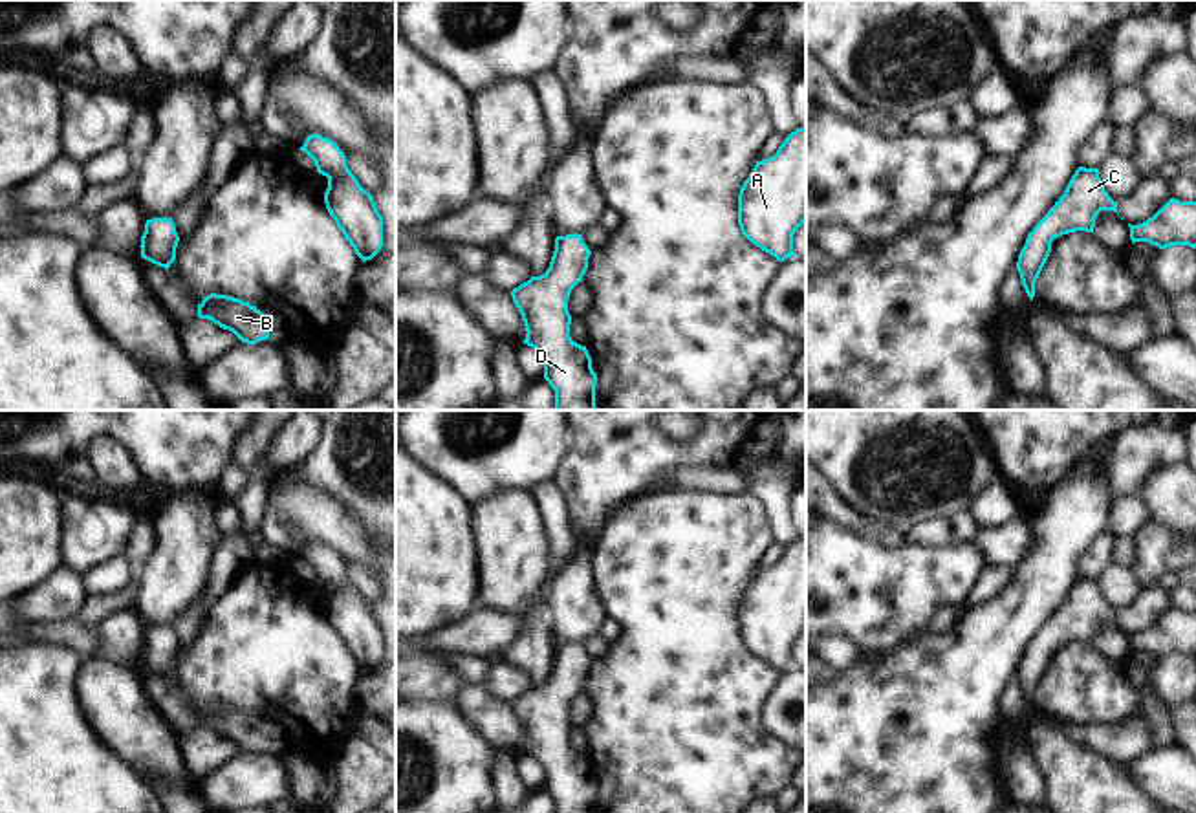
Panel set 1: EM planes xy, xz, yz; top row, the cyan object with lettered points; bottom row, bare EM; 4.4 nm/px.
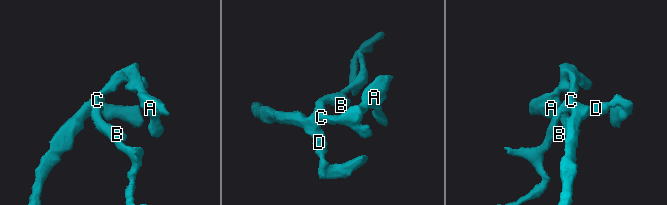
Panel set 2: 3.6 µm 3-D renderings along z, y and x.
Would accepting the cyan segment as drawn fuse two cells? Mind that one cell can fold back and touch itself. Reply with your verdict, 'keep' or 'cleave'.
keep

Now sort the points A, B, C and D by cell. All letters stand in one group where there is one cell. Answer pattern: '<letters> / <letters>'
A B C D

